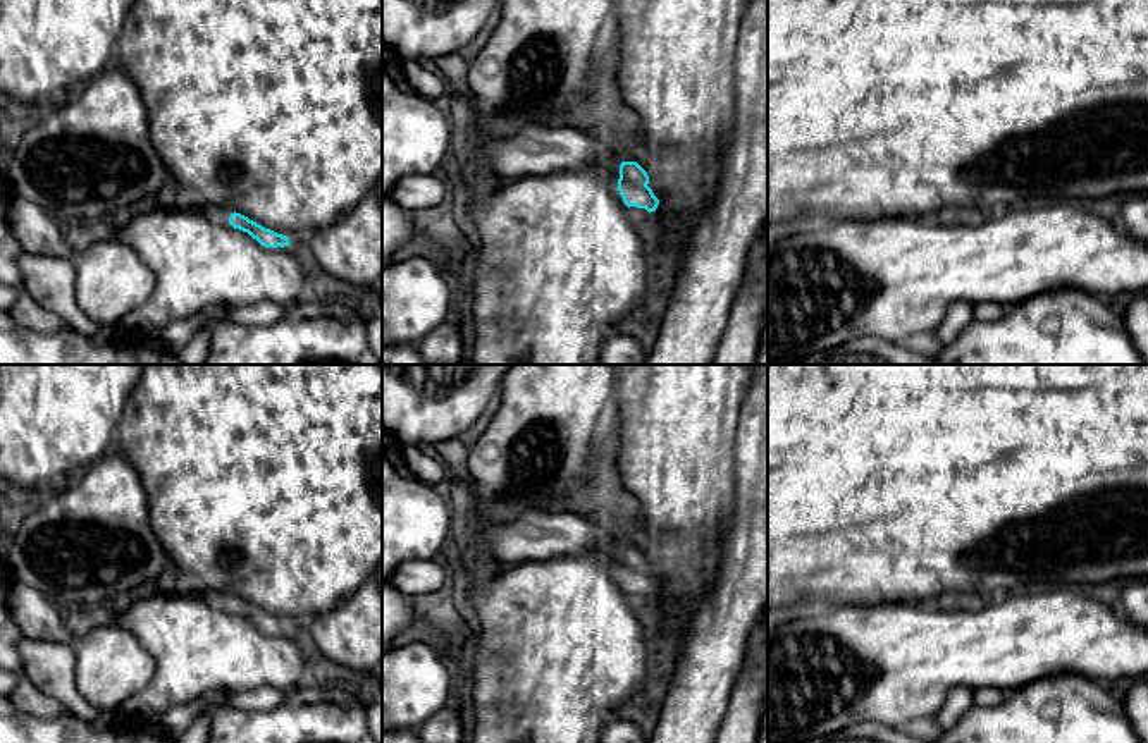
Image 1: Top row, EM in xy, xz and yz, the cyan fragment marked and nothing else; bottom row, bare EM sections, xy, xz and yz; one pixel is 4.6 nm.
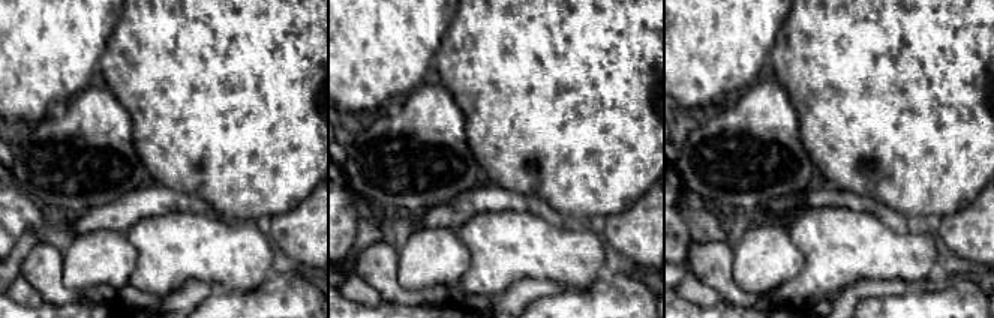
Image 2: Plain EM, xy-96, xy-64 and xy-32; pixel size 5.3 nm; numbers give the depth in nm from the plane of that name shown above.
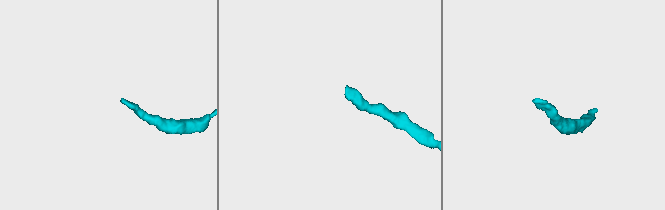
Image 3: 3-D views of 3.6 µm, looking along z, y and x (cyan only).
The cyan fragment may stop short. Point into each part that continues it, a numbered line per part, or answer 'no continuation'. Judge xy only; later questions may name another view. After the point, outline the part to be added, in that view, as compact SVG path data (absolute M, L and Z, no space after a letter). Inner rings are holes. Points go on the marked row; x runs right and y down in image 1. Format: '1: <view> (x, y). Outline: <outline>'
1: xy (216, 214). Outline: M169 198L169 203L179 208L181 205L196 206L203 215L207 215L215 224L229 224L231 212L215 205L203 205L193 198Z

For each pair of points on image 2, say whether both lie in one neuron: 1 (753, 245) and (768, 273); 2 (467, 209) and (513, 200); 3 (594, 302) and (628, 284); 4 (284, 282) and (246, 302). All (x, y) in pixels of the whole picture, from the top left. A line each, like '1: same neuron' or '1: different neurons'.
1: same neuron
2: same neuron
3: same neuron
4: same neuron

